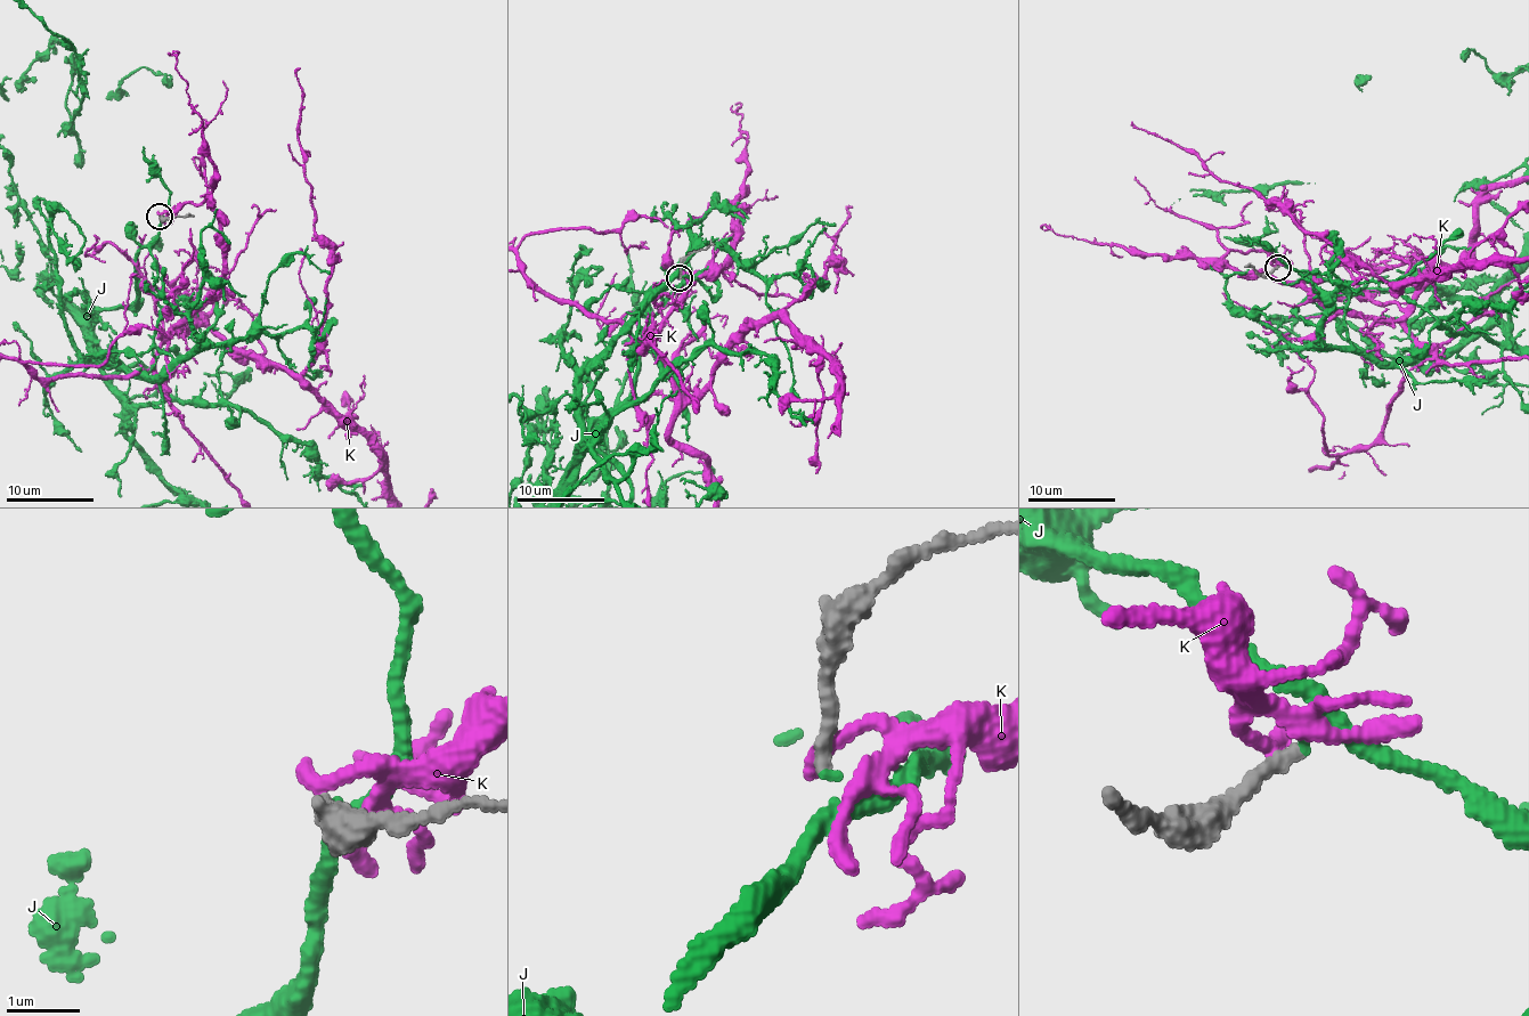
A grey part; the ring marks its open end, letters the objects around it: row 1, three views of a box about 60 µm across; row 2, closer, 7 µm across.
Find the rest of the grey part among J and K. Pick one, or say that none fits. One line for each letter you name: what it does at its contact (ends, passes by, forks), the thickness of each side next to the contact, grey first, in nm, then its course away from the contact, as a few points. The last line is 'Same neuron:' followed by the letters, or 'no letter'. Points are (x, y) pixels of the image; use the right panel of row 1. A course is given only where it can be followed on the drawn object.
J: it passes by; 180 nm thick on the grey side, 180 nm on the other
Same neuron: J

